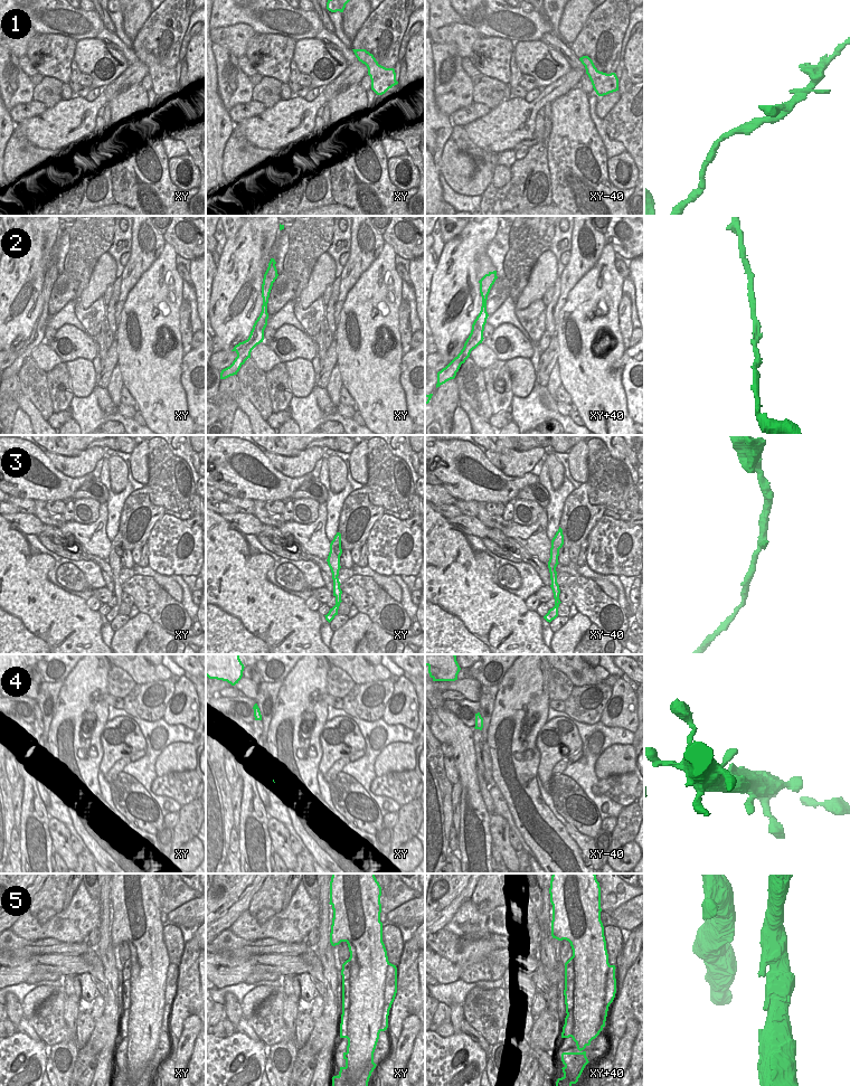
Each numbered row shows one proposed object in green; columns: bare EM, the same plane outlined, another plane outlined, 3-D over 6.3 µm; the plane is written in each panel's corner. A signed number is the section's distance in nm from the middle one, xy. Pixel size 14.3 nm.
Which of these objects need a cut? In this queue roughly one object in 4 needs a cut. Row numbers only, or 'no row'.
no row

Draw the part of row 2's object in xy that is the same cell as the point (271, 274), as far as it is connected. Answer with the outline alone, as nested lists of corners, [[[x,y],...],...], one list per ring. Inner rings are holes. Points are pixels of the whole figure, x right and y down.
[[[271,258],[268,267],[264,274],[262,284],[262,298],[263,298],[262,312],[257,318],[257,320],[255,321],[248,339],[243,342],[239,342],[232,350],[237,353],[237,357],[229,367],[221,370],[220,379],[226,379],[230,376],[237,375],[240,367],[245,363],[245,361],[248,358],[251,358],[252,350],[264,340],[264,330],[267,325],[268,319],[267,313],[268,298],[273,283],[278,276],[275,264],[276,264],[275,259]]]

